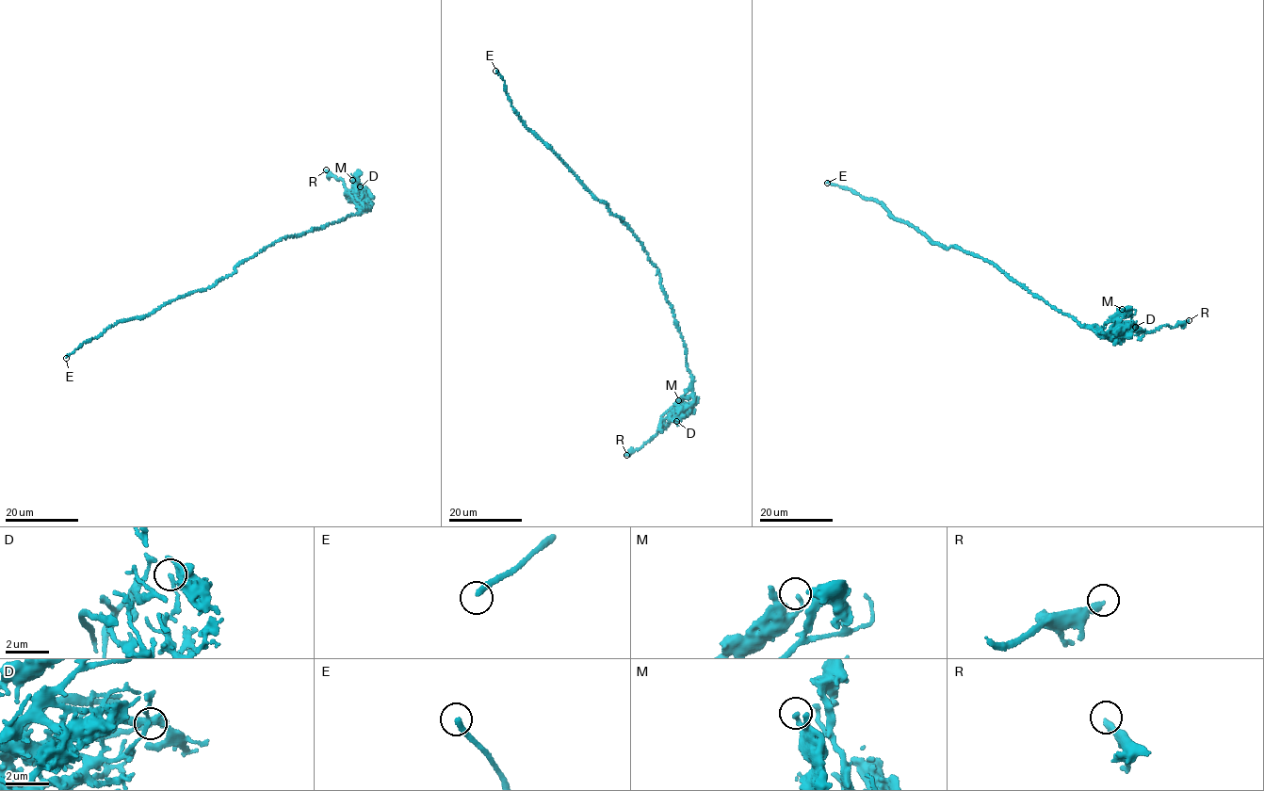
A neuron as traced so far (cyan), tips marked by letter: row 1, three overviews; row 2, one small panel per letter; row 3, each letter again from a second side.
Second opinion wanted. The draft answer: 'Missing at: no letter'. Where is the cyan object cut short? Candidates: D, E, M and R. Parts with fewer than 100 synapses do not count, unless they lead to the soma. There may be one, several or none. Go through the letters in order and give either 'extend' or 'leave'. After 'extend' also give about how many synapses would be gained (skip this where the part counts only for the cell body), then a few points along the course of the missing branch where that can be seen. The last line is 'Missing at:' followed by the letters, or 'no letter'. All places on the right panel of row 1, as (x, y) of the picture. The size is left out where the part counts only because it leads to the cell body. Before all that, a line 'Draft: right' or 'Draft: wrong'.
Draft: wrong
D: leave
E: leave
M: leave
R: extend; about 100 synapses; missing branch runs (1189, 320), (1191, 322), (1185, 323), (1178, 318)
Missing at: R

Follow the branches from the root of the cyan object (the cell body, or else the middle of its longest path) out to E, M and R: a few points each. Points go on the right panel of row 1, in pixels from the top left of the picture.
E: (986, 260), (955, 246), (947, 249), (933, 243), (910, 224), (893, 217), (881, 203), (827, 183)
M: (986, 260), (996, 265), (1031, 294), (1073, 316), (1079, 325), (1099, 330), (1121, 314), (1122, 309)
R: (986, 260), (1102, 337), (1119, 324), (1144, 333), (1189, 320)

